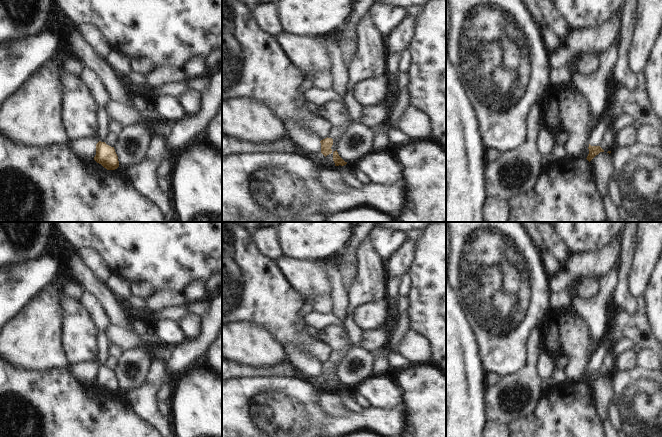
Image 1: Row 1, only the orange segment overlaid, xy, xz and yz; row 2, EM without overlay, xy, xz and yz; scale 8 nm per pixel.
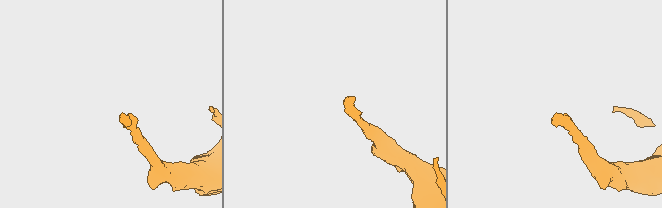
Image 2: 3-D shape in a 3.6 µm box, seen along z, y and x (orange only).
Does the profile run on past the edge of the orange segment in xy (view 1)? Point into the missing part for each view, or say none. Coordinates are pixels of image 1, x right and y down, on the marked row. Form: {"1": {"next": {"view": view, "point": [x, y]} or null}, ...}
{"1": {"next": null}}

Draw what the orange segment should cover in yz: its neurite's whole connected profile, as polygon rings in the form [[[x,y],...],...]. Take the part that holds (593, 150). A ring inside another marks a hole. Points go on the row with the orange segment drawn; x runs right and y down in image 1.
[[[589,144],[589,154],[587,156],[587,160],[590,162],[596,155],[598,155],[600,152],[604,152],[604,150],[600,146],[591,146]]]

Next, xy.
[[[99,141],[96,144],[94,160],[107,170],[115,170],[119,167],[118,156],[114,147],[107,145],[105,142]]]

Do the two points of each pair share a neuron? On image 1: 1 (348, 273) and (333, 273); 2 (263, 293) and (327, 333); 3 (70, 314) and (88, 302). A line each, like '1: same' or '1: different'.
1: different
2: different
3: different

